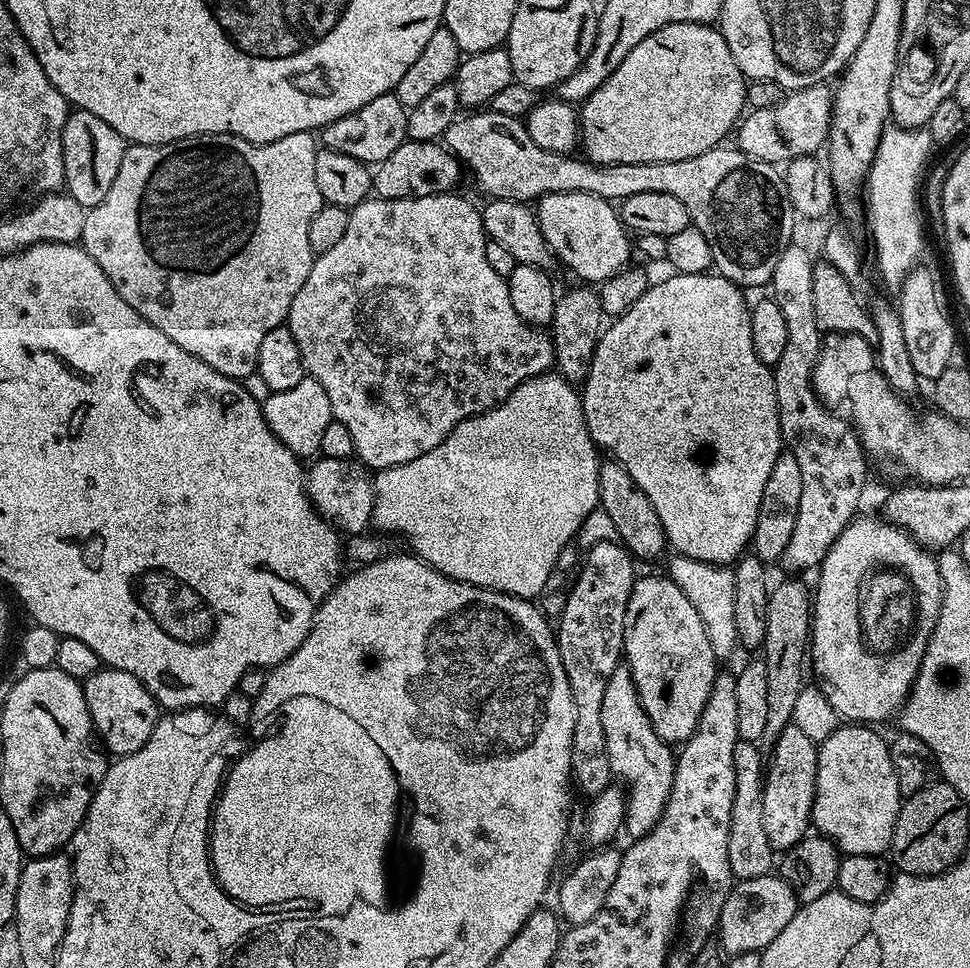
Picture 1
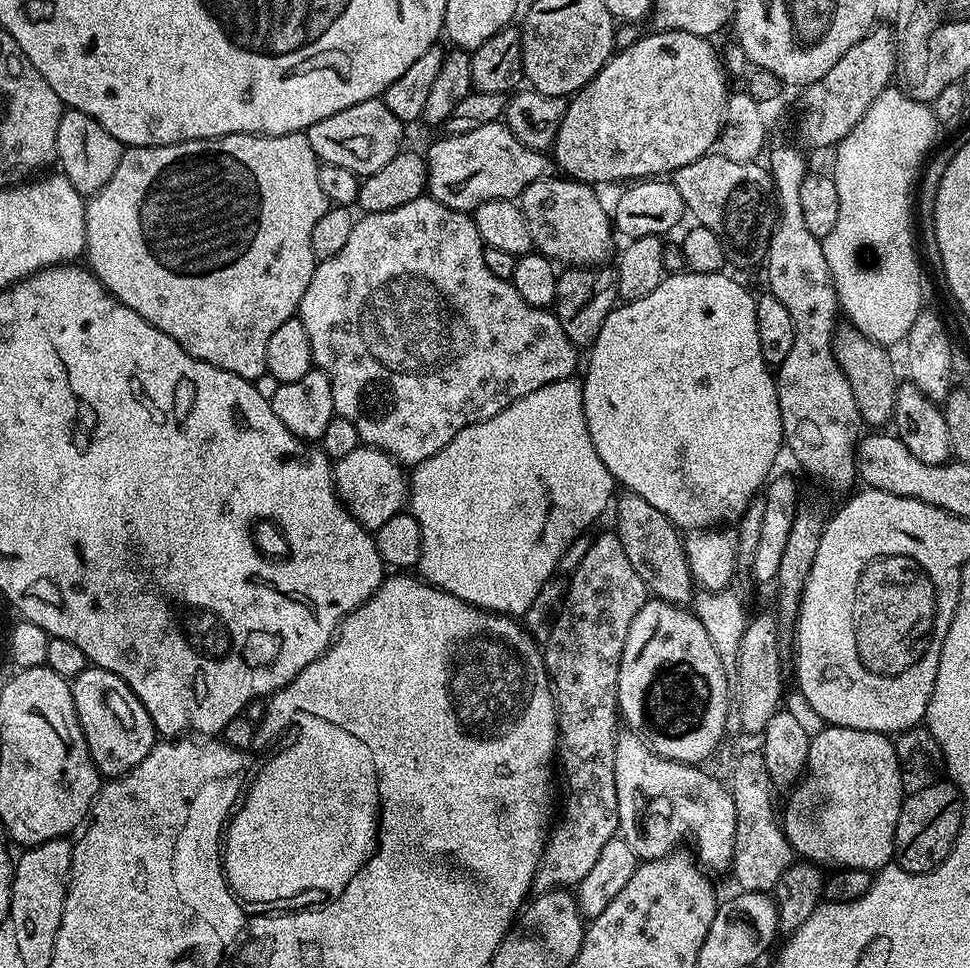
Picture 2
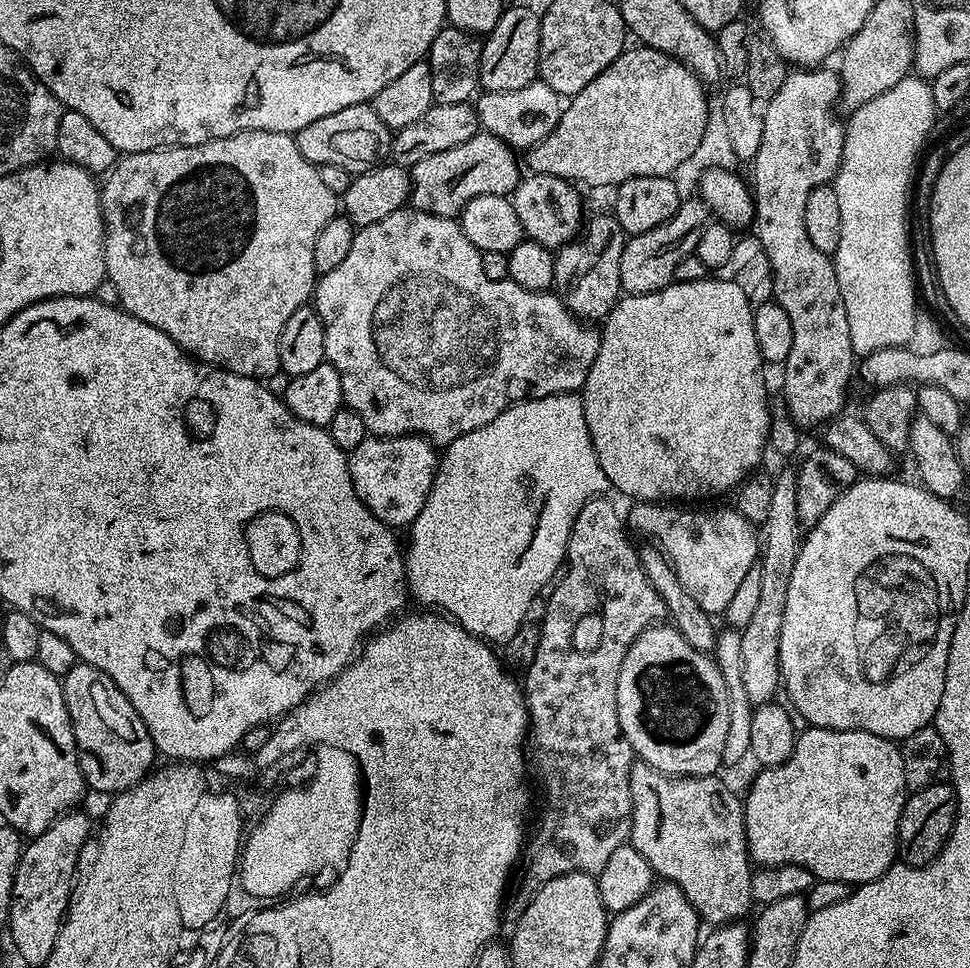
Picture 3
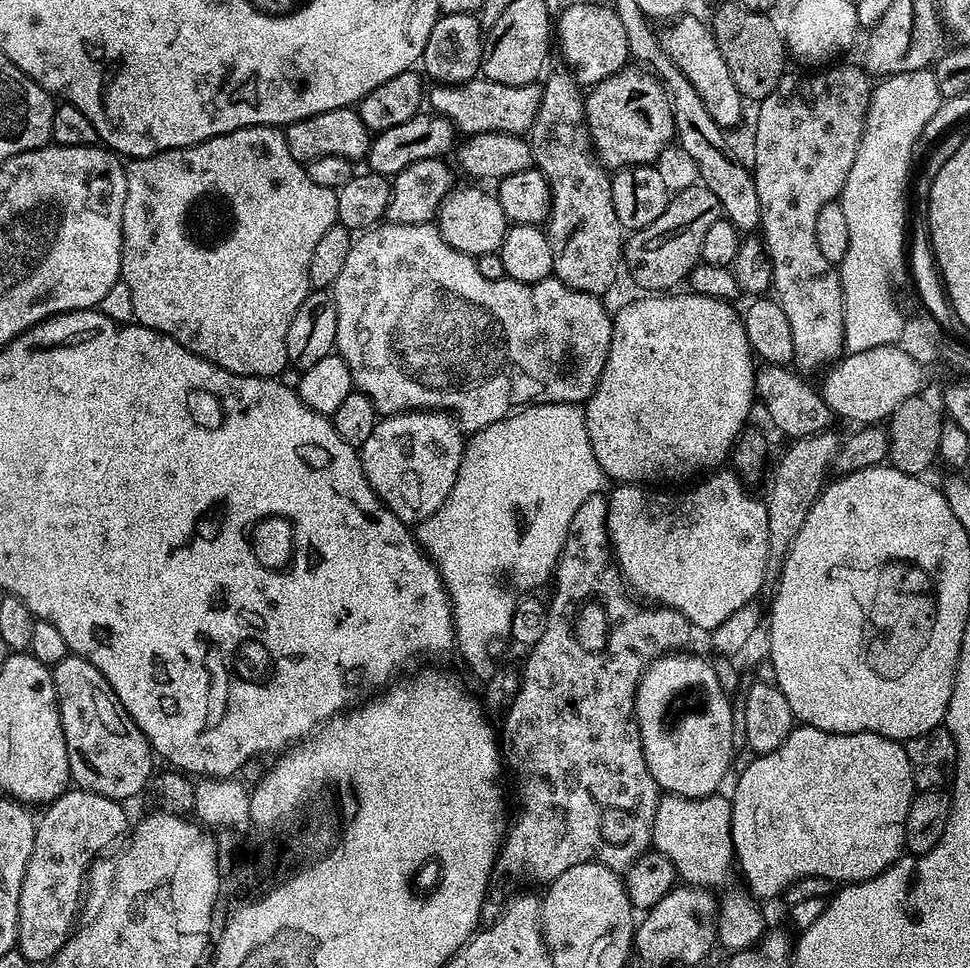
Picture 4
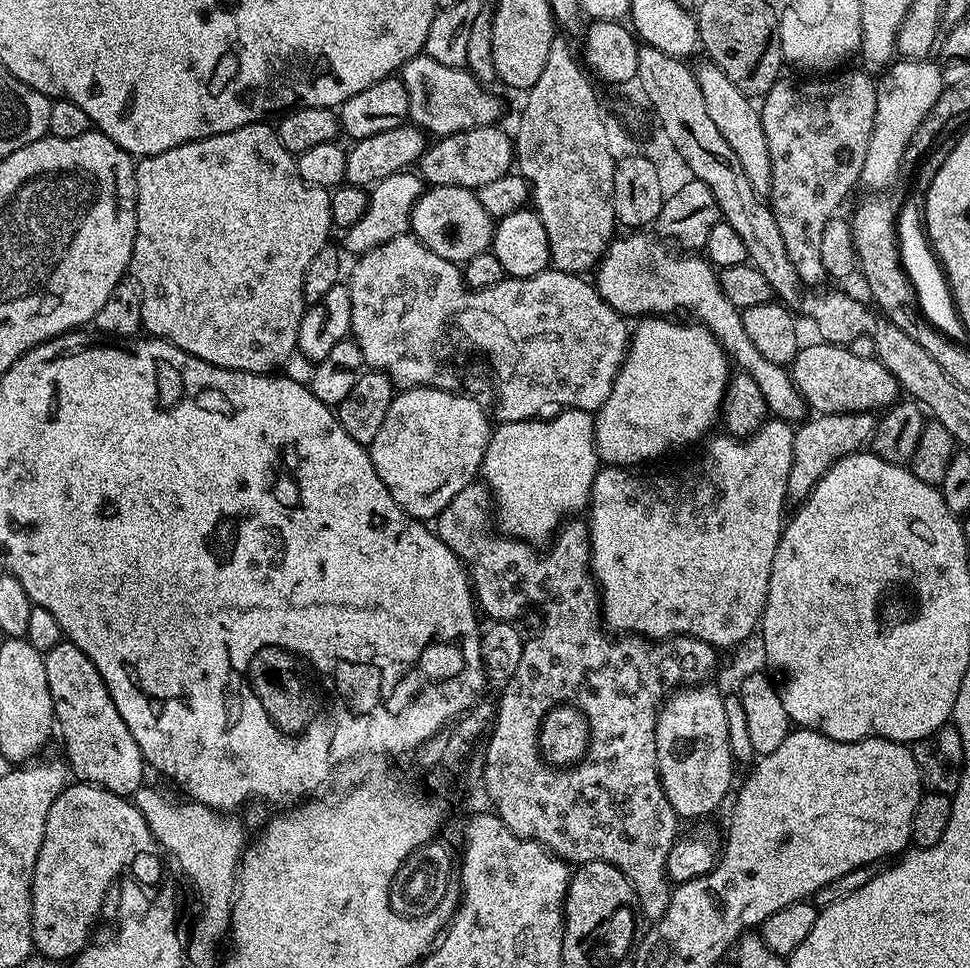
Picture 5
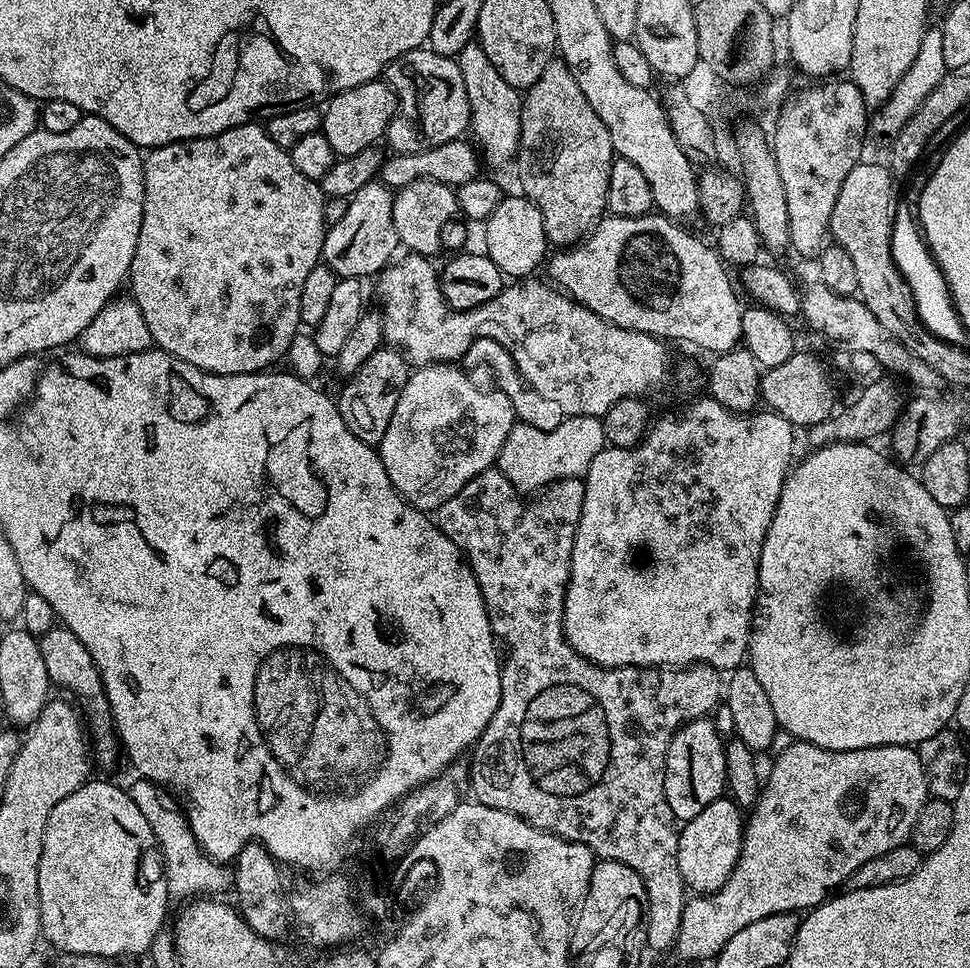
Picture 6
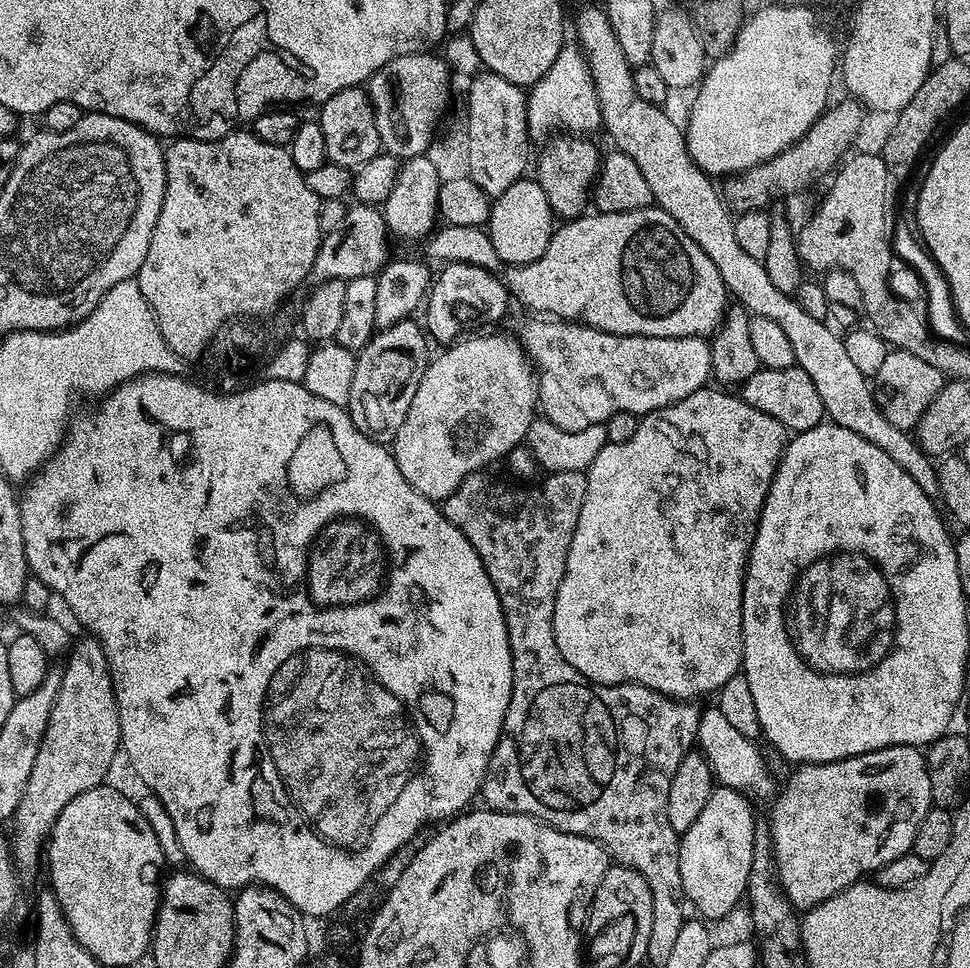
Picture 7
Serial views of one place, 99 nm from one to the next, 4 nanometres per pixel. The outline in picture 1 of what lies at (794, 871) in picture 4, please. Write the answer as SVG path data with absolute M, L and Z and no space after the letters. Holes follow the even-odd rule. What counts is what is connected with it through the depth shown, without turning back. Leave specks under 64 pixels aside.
M844 722L825 740L819 741L816 749L818 774L811 827L819 835L831 840L844 856L884 856L892 847L894 826L898 822L902 797L898 786L898 774L894 774L894 762L890 762L889 741L883 740L876 730L875 727L859 722Z

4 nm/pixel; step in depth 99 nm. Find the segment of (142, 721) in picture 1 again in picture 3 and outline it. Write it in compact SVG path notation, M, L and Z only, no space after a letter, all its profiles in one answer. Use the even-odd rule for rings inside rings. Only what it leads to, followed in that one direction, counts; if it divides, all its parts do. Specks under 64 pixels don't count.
M78 662L70 670L70 674L62 677L64 685L64 701L66 710L70 714L70 722L74 730L76 746L80 753L78 759L84 770L84 783L89 789L96 792L108 792L115 794L125 792L127 788L133 788L138 781L144 779L153 771L152 759L157 759L156 747L152 745L152 739L148 733L148 727L138 718L138 710L118 690L118 686L102 670L98 670L89 664Z

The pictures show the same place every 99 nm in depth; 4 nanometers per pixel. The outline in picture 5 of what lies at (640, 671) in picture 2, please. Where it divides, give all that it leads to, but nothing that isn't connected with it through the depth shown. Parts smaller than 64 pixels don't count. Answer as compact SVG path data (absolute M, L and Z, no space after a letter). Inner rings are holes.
M715 685L684 686L665 699L656 718L656 761L664 793L677 817L708 816L723 802L732 784L734 759L724 696Z

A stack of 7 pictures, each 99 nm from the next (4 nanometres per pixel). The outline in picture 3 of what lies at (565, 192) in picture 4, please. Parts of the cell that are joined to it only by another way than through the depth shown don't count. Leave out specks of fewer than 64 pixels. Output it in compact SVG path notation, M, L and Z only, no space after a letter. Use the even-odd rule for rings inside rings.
M615 215L596 216L583 225L576 239L555 253L554 285L560 300L574 316L585 322L600 322L612 313L612 307L621 299L620 255L626 233Z

